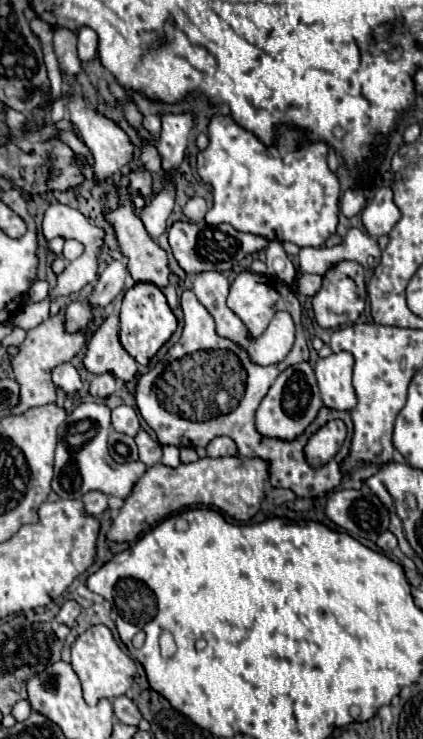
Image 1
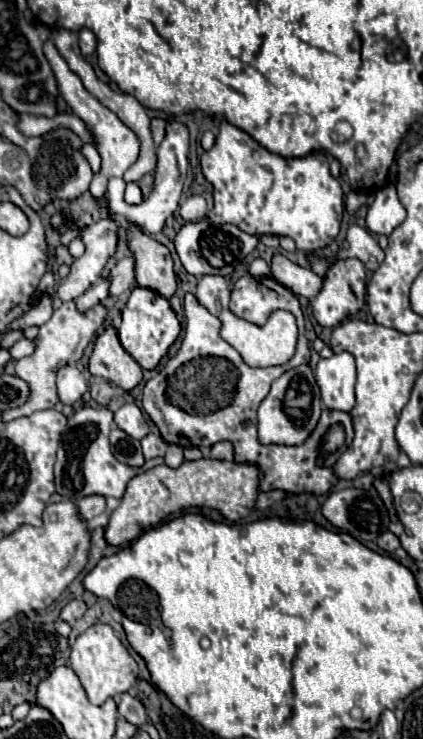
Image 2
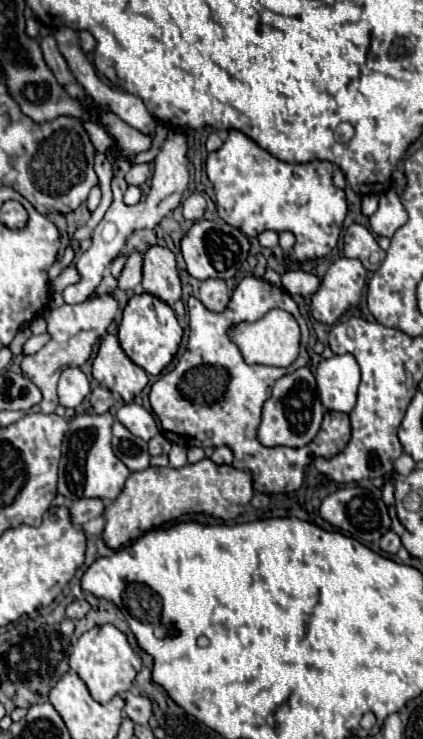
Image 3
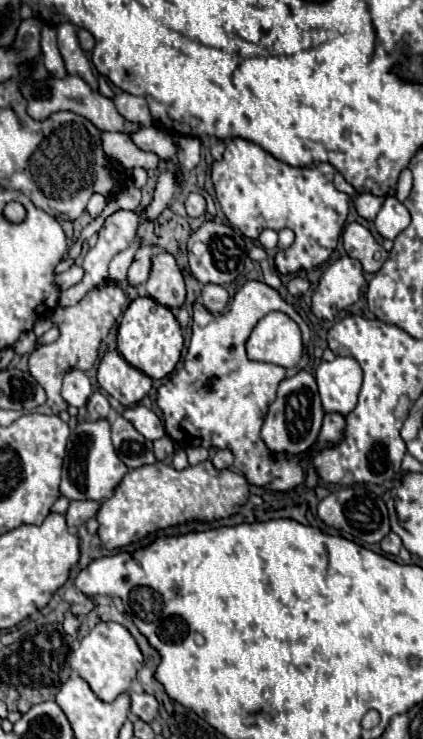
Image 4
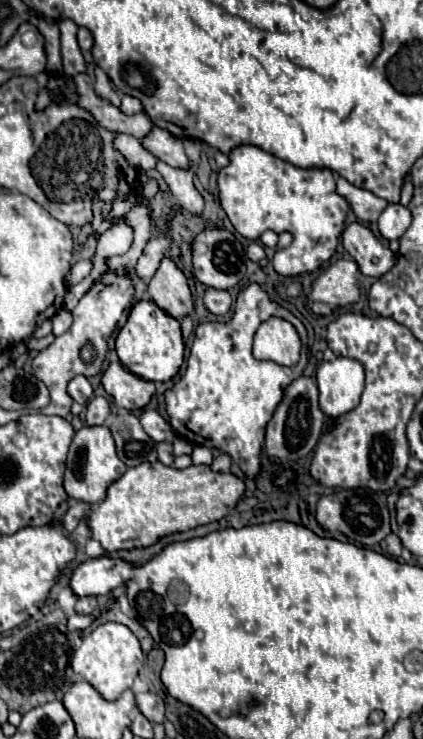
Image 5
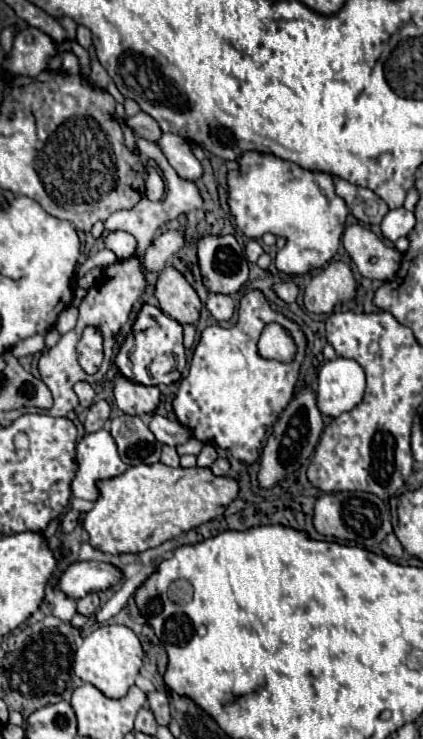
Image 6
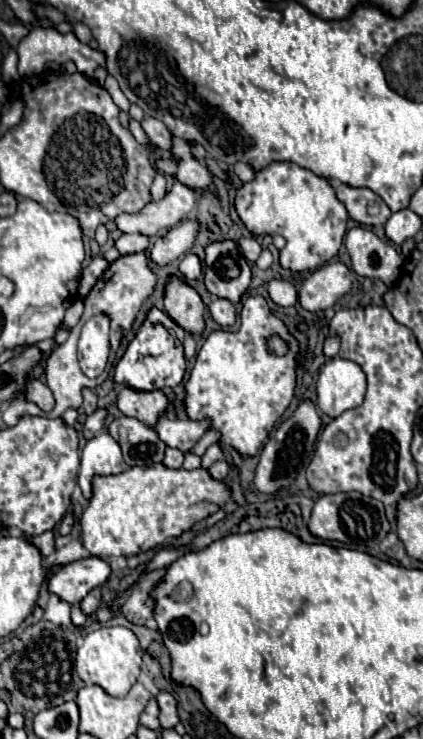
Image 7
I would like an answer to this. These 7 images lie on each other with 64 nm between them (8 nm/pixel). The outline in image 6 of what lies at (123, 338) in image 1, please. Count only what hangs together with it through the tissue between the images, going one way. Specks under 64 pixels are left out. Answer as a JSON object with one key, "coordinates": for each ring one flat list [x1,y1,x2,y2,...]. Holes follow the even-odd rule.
{"coordinates":[[144,304,132,326,132,334,126,338,116,356,118,374,142,386,170,386,180,380,184,366,186,356,182,346,182,326,174,318,166,316,160,308]]}

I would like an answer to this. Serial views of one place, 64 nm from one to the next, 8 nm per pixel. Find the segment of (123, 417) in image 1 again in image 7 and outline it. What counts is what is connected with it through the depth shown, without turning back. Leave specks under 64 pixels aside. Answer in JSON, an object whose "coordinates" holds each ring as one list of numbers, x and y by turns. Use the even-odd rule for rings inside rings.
{"coordinates":[[160,418,156,424,158,436,166,442,170,448,178,448,180,452,188,454,196,442,210,430,210,420,168,420]]}

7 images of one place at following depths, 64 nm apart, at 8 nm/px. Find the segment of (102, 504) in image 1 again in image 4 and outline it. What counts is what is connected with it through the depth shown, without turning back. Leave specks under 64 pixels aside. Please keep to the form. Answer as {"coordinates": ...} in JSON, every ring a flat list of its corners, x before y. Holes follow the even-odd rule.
{"coordinates":[[82,500,82,502,70,502,70,508,66,512,66,524,70,528,76,528,84,522,88,522,90,518,96,516,100,508,100,502,92,502,92,500]]}

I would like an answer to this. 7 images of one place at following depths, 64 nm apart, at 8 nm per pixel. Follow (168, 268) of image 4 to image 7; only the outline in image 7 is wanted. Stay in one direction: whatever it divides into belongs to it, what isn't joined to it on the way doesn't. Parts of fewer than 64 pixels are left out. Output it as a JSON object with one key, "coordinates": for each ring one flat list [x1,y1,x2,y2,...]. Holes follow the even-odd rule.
{"coordinates":[[172,278,170,284,166,286,166,296,164,296,164,306,168,316,184,328,192,336,200,336,204,332,204,302,198,296,194,288,188,284]]}

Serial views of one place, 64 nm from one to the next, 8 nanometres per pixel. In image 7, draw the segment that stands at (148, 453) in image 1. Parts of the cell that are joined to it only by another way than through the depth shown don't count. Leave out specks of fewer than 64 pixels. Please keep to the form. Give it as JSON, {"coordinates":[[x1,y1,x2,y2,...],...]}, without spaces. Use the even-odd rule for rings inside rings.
{"coordinates":[[166,448,166,458,164,458,164,466,168,468,182,468,184,462,184,454,180,450,174,448]]}

